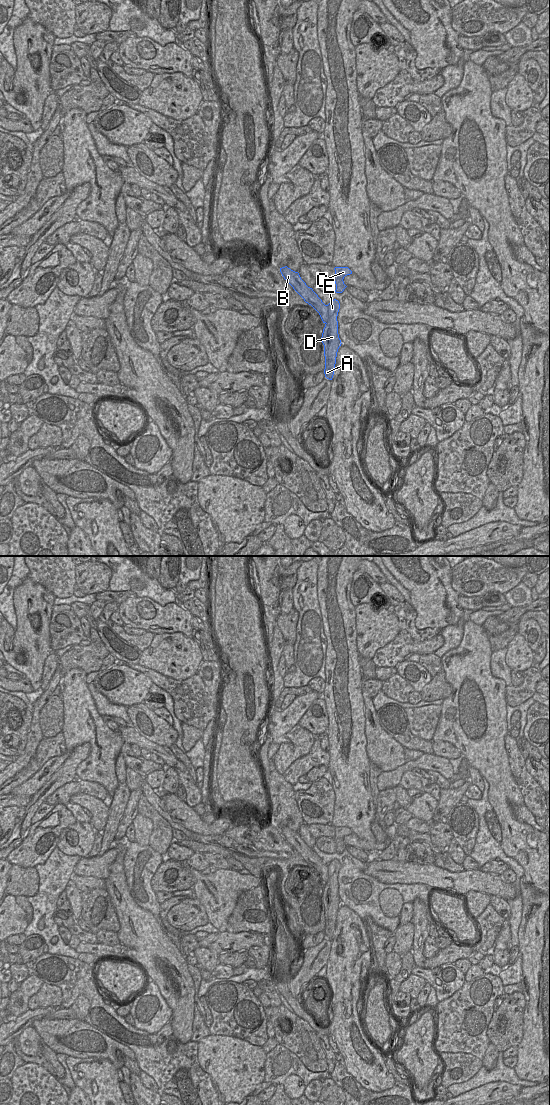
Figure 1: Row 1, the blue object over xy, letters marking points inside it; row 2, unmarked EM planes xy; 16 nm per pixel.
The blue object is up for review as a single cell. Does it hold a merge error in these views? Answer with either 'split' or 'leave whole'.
split

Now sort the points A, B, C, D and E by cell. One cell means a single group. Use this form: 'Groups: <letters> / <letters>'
Groups: A C D E / B

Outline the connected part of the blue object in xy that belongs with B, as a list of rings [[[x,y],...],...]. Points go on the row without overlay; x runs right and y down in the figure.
[[[287,826],[280,828],[280,832],[304,861],[319,873],[323,883],[327,883],[329,879],[328,865],[325,865],[313,849],[306,845],[299,833],[291,830]]]

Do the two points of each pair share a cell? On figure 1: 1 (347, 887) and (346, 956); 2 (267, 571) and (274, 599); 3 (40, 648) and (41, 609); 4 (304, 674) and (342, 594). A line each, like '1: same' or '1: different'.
1: different
2: same
3: same
4: different

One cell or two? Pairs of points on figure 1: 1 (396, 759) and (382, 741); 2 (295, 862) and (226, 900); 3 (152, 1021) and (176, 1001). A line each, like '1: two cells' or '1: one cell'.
1: one cell
2: two cells
3: two cells

